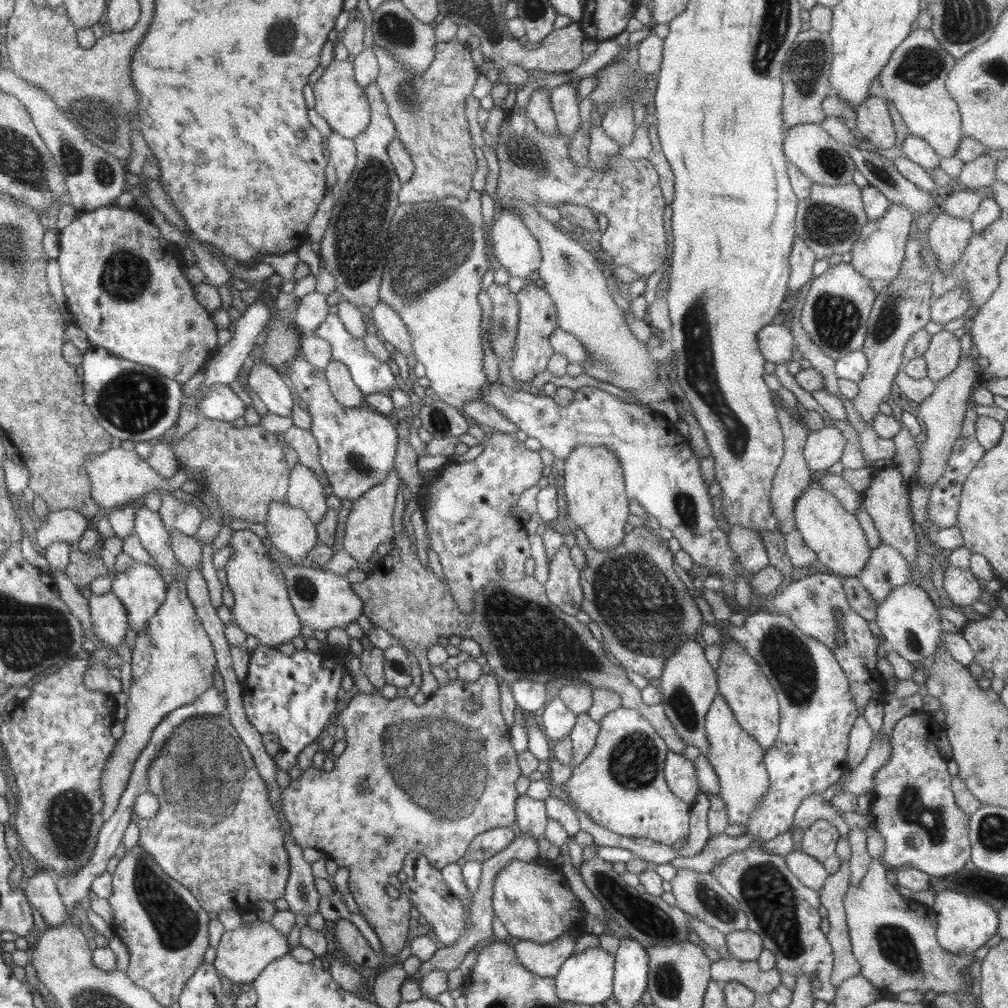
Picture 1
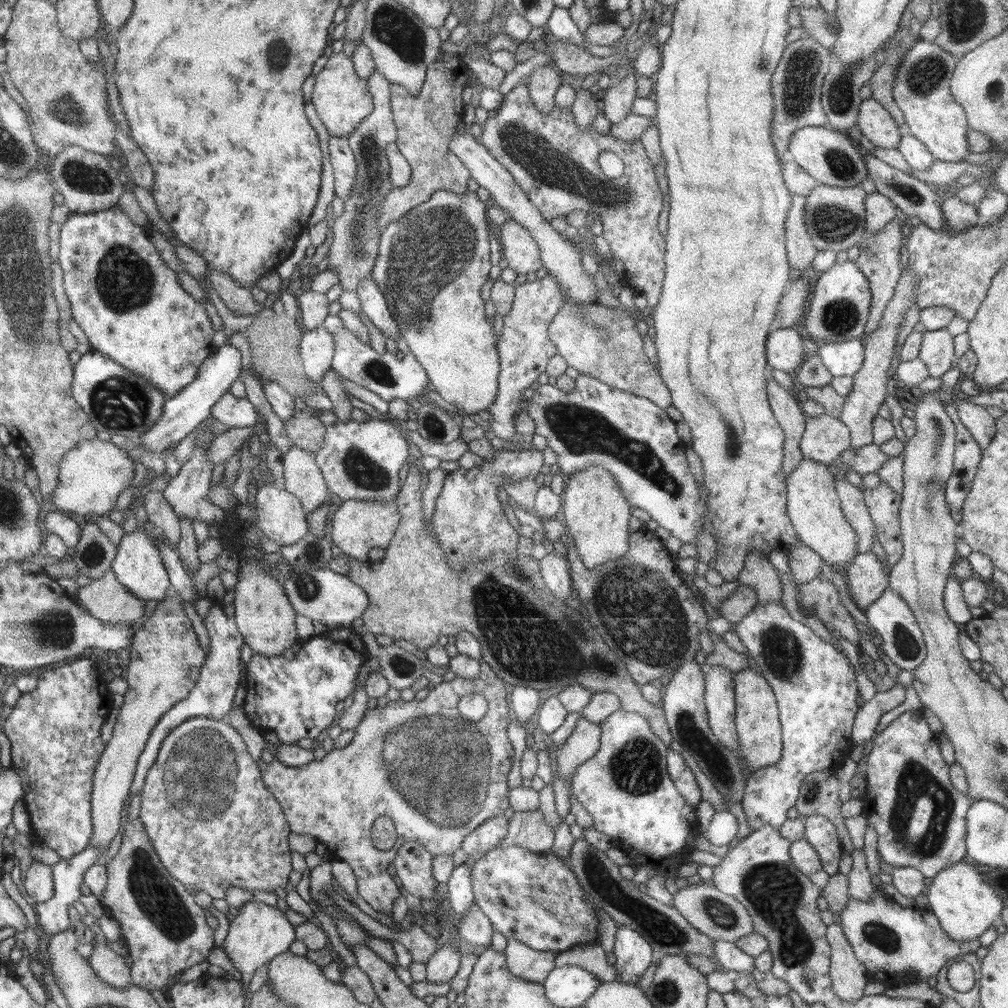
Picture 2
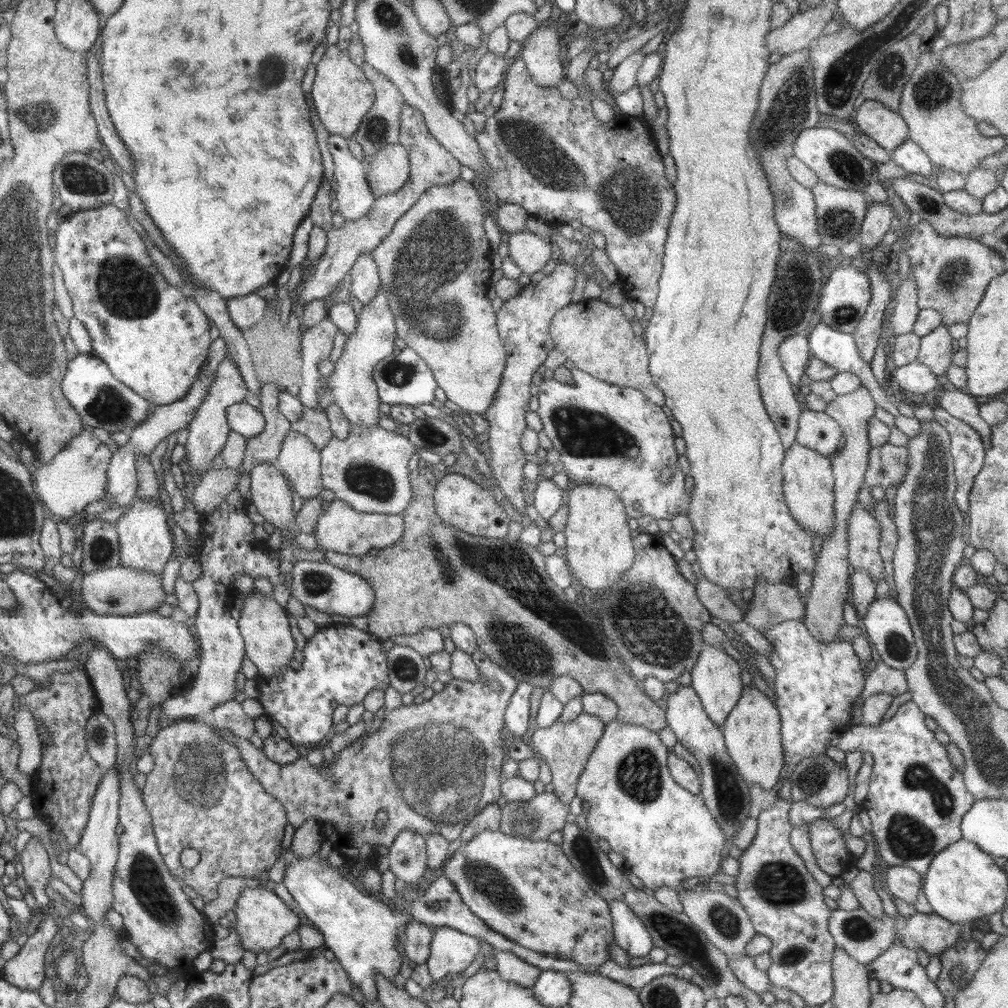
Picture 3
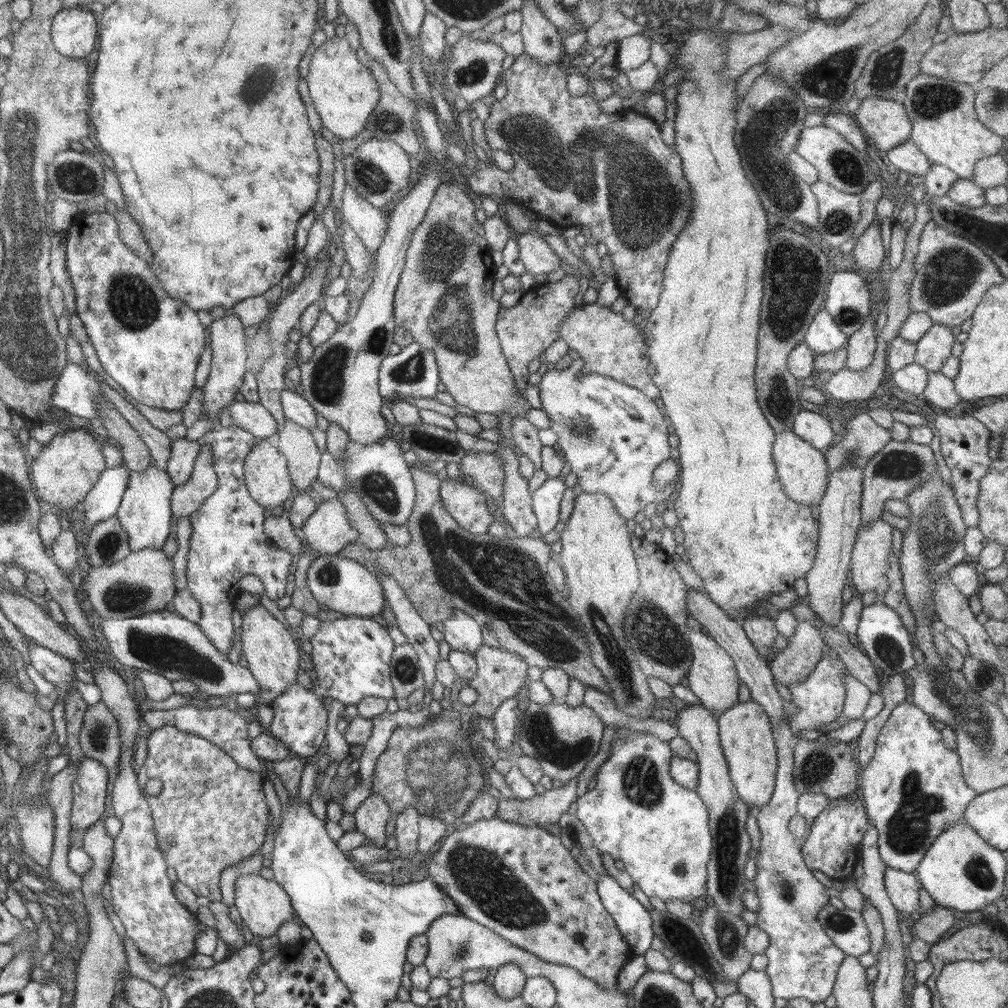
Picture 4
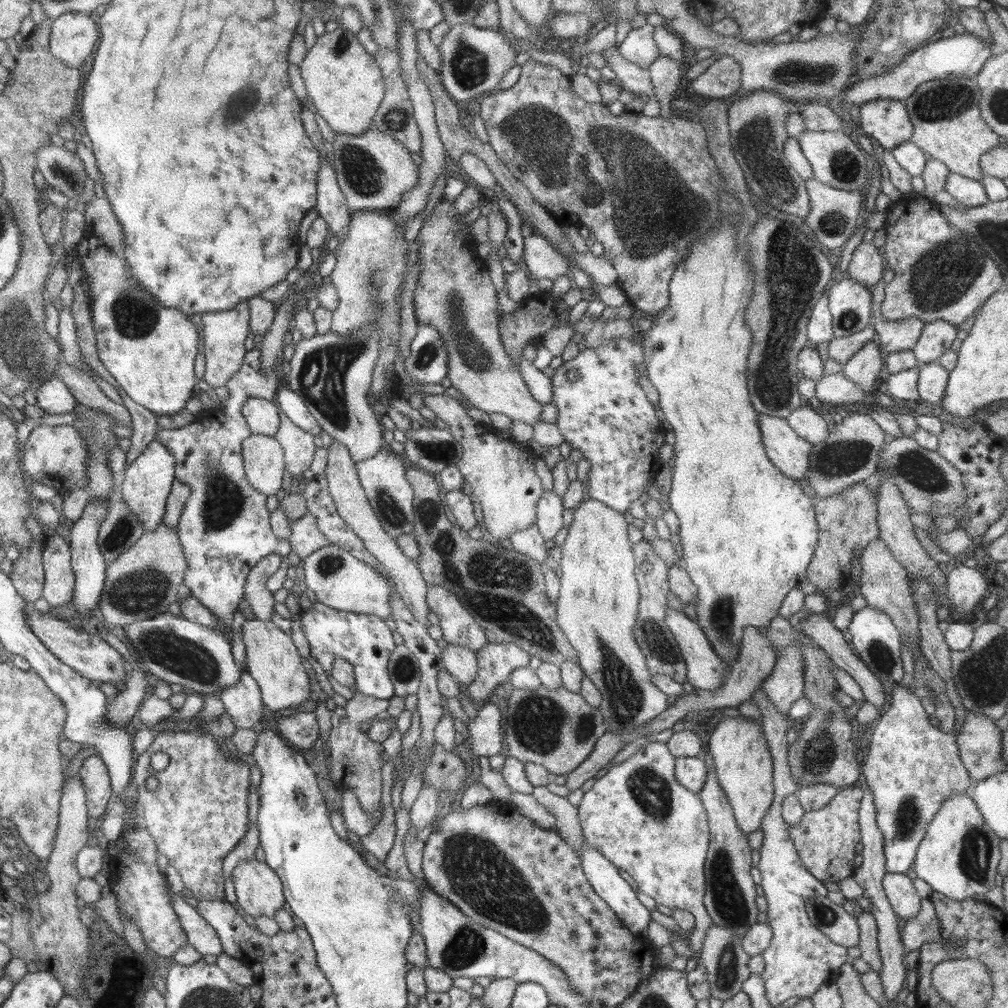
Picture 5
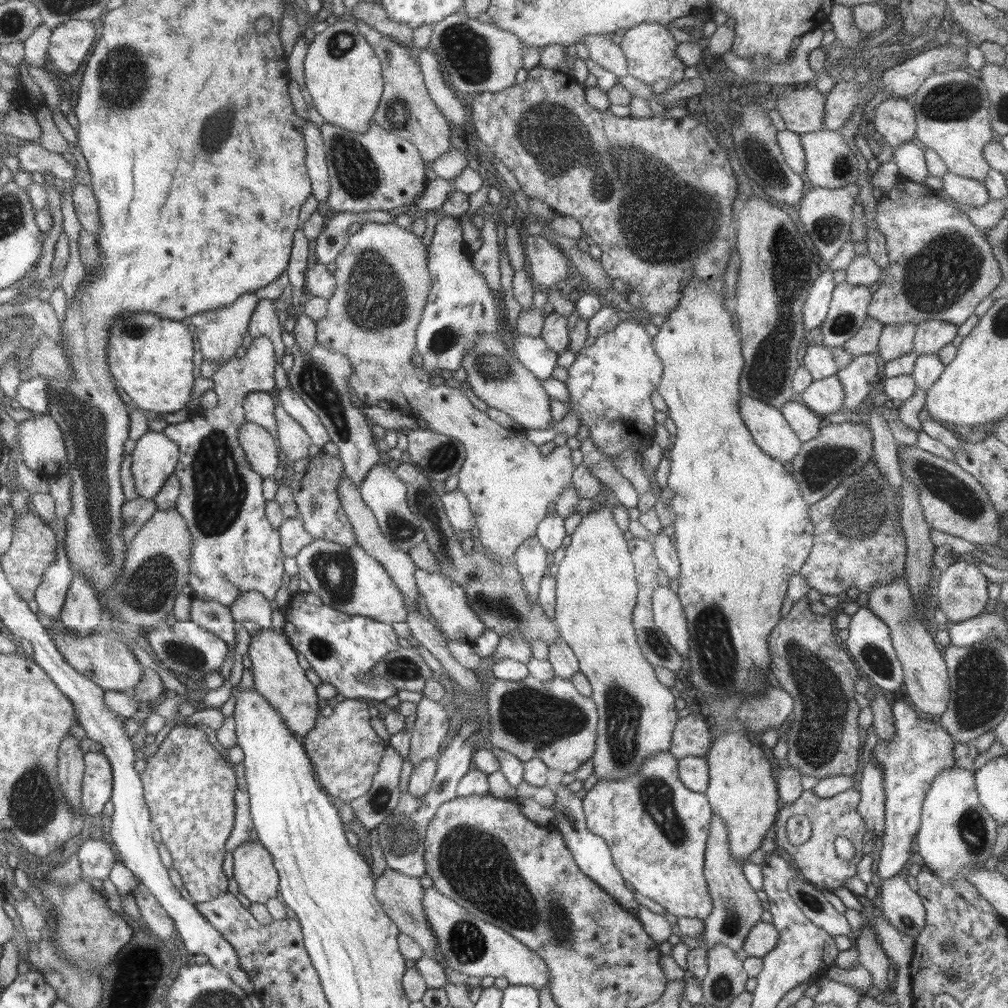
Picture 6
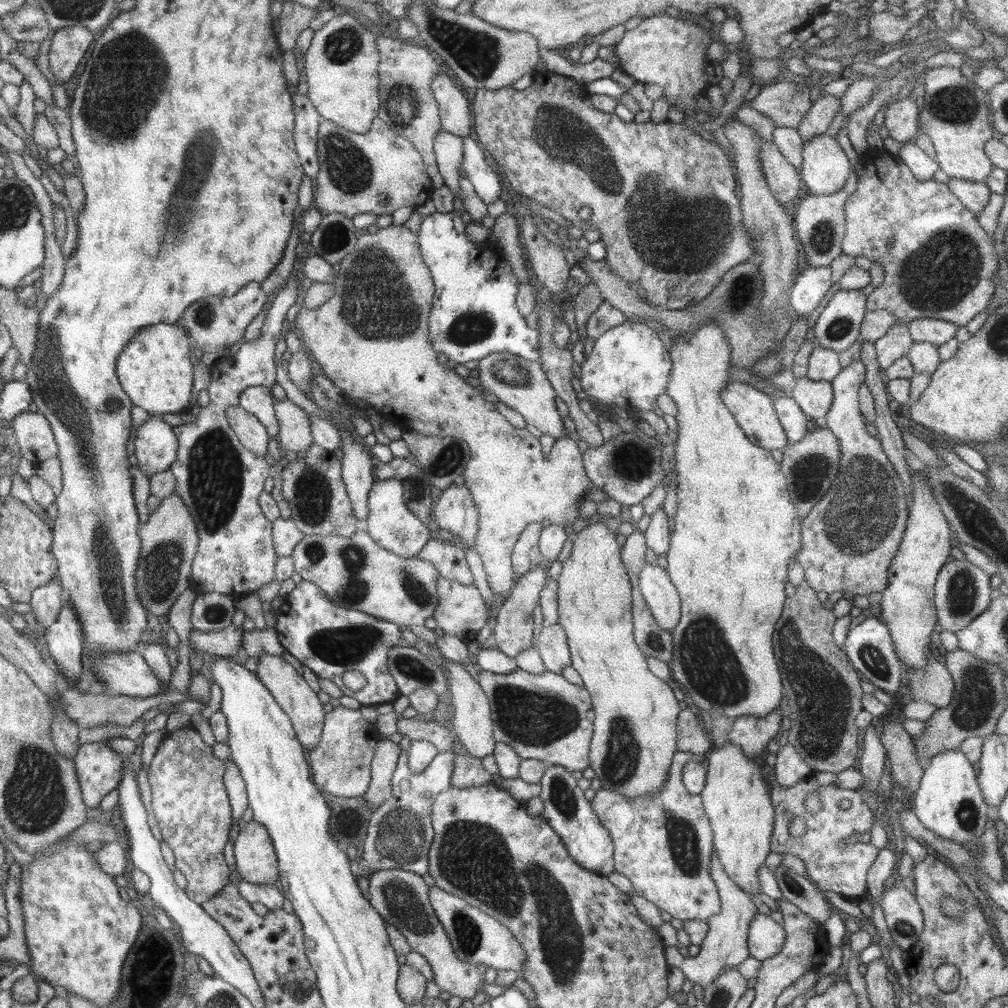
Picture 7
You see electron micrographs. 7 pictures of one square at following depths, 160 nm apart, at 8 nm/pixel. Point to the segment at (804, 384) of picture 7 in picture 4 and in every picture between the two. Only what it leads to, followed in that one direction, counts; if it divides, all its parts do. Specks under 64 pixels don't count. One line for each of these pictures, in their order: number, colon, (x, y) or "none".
4: (847, 385)
5: (837, 388)
6: (825, 397)

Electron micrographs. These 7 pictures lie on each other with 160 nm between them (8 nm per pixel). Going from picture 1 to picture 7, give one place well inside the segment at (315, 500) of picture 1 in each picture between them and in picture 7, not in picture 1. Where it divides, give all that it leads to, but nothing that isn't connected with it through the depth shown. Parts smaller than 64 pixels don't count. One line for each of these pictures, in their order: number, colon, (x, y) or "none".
2: (301, 476)
3: (299, 460)
4: (296, 443)
5: (299, 447)
6: (291, 437)
7: (294, 434)

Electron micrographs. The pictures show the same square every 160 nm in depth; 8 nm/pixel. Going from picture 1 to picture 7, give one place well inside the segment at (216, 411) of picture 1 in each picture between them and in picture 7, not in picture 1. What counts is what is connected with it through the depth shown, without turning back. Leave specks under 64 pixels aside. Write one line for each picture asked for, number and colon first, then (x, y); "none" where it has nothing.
2: (235, 412)
3: (243, 418)
4: (250, 415)
5: (262, 415)
6: (258, 406)
7: (258, 400)

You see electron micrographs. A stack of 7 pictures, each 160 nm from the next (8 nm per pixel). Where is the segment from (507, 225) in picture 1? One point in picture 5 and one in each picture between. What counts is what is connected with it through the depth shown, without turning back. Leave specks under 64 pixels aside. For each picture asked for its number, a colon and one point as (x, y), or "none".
2: (520, 250)
3: (530, 251)
4: (538, 257)
5: (543, 260)

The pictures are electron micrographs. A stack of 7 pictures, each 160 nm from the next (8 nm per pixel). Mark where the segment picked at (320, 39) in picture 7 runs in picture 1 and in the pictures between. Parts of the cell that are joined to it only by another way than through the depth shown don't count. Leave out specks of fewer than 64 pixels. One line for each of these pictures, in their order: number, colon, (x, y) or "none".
1: (343, 104)
2: (342, 100)
3: (342, 95)
4: (345, 94)
5: (345, 84)
6: (343, 75)

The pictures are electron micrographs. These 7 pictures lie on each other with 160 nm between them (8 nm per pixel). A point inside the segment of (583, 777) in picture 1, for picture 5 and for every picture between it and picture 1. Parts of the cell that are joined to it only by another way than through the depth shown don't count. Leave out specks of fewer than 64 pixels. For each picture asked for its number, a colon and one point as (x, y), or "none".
2: (625, 787)
3: (665, 834)
4: (637, 813)
5: (641, 819)

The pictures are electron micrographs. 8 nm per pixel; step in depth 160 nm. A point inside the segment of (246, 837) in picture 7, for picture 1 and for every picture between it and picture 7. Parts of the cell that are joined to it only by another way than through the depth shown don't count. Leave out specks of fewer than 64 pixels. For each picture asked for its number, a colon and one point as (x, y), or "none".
1: (242, 954)
2: (259, 932)
3: (263, 919)
4: (263, 905)
5: (259, 890)
6: (258, 880)

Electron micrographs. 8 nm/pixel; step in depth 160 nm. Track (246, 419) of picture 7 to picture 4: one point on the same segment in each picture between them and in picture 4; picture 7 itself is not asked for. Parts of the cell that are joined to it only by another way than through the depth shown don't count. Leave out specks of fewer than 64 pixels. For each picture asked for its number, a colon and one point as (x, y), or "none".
4: (267, 479)
5: (264, 460)
6: (261, 449)

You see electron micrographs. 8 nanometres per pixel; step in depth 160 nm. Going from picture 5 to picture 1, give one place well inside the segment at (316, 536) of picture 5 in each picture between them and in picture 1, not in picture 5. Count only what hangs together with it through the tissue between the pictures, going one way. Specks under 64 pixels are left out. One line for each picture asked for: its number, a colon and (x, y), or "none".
1: (369, 524)
2: (358, 526)
3: (341, 529)
4: (326, 532)

